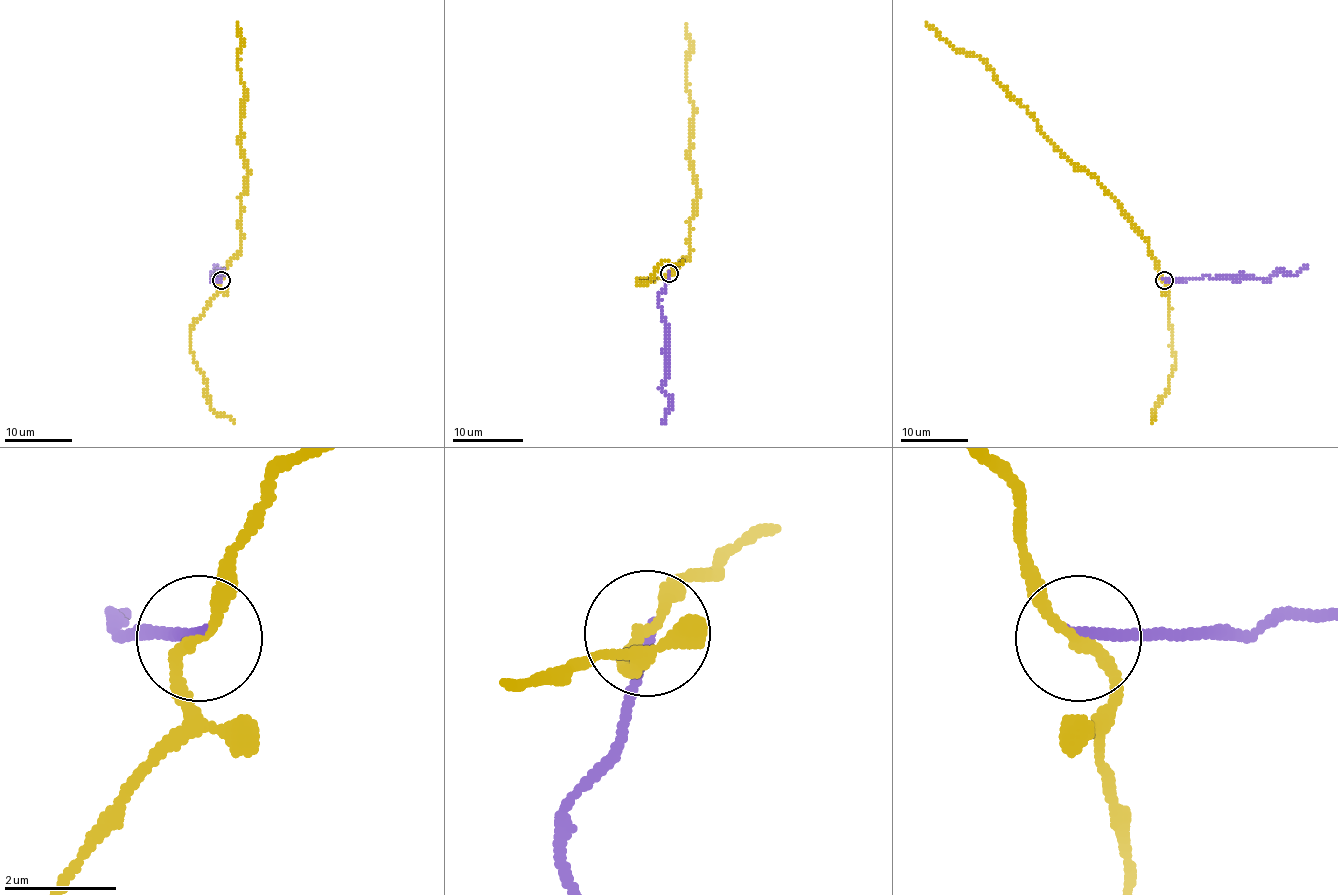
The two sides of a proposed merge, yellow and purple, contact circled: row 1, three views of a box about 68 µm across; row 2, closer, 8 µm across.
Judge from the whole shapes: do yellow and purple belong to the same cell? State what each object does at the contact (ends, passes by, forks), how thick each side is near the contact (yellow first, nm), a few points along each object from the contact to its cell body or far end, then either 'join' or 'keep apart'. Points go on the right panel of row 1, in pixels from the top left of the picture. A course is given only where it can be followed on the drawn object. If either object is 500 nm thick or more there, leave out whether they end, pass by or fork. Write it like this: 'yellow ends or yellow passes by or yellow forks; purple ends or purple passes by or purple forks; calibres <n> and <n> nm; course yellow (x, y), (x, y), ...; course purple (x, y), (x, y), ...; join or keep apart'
yellow passes by; purple ends; calibres 180 and 180 nm; course yellow (1165, 281), (1149, 242), (1104, 186), (1045, 136), (1037, 119), (983, 58), (956, 50), (925, 23); course purple (1165, 279), (1207, 274), (1212, 279), (1267, 279), (1274, 272), (1296, 274), (1308, 266); keep apart

